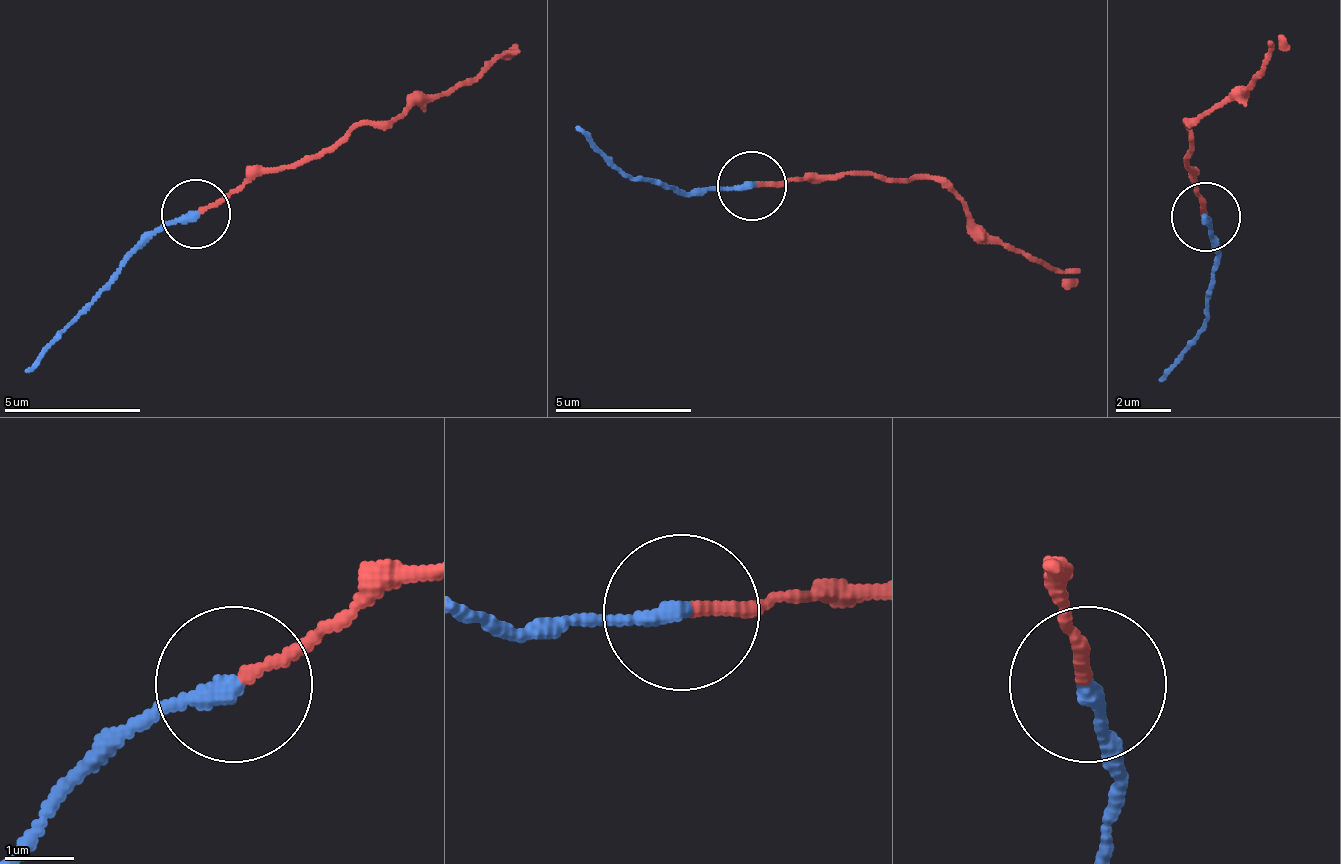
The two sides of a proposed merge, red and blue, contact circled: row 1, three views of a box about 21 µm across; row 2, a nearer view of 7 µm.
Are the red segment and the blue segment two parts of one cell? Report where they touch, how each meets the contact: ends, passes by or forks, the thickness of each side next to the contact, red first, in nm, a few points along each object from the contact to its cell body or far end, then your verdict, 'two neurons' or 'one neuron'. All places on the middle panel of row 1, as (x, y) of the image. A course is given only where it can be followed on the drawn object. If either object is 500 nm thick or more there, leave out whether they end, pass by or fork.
at (752, 185); red ends there; blue ends there; 190 nm thick on the red side, 260 nm on the other; red runs (753, 187), (936, 176), (993, 238), (1078, 288); blue runs (753, 187), (719, 187), (690, 193), (624, 177), (574, 127); two neurons

